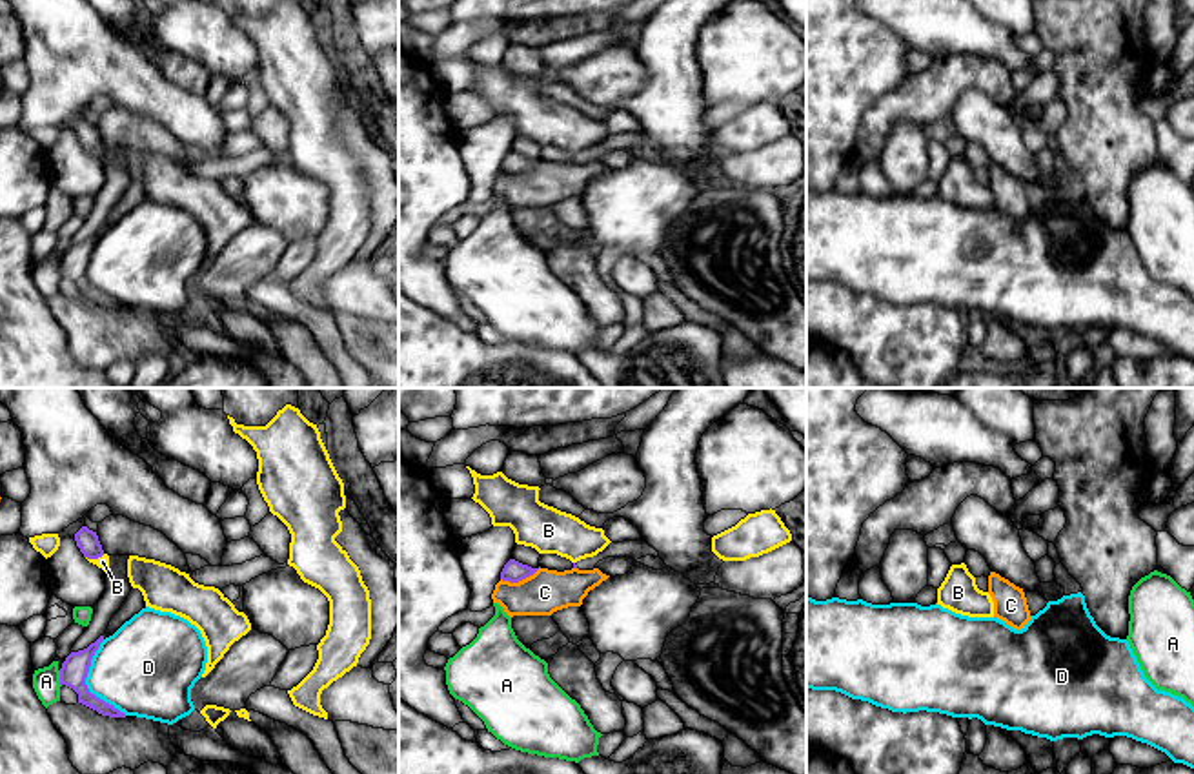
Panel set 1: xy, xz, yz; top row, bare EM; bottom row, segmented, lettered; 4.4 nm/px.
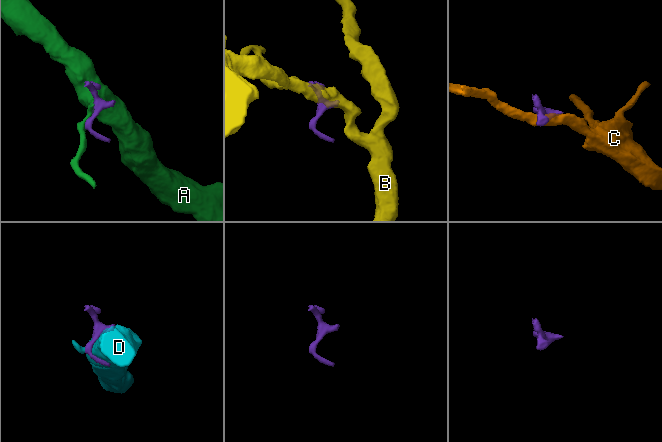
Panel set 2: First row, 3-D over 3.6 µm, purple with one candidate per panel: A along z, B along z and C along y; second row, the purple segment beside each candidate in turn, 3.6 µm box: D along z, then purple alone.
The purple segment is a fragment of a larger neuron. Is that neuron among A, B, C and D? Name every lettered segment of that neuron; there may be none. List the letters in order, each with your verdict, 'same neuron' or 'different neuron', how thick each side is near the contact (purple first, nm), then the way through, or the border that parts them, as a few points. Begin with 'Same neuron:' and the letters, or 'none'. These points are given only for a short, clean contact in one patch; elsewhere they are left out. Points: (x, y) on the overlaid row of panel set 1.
Same neuron: none
A: different neuron | 120/130 nm
B: different neuron | 100/50 nm
C: different neuron | 90/190 nm
D: different neuron | 120/380 nm

